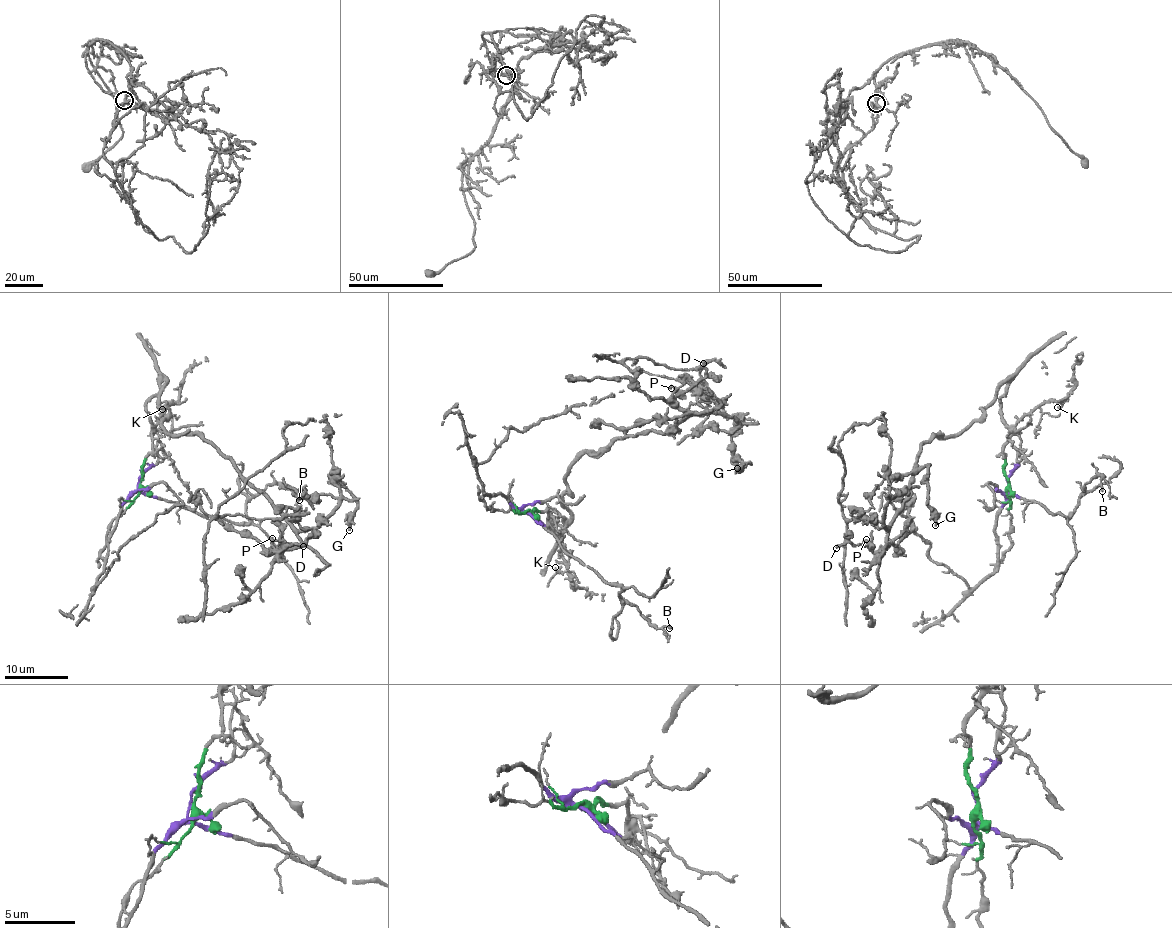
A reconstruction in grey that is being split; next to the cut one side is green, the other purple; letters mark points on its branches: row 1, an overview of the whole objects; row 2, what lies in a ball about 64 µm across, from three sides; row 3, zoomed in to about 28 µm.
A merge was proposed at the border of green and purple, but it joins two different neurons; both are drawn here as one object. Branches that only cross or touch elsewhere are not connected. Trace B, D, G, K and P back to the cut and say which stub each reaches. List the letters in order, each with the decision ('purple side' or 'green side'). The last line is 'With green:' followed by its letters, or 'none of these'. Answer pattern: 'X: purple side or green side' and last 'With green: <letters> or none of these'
B: purple side
D: green side
G: green side
K: green side
P: green side
With green: D, G, K, P

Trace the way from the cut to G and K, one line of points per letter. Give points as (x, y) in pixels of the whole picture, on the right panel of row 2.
G: (1008, 485), (1007, 380), (982, 414), (921, 444), (888, 529), (890, 485), (927, 465), (934, 526)
K: (1008, 485), (1003, 451), (1009, 432), (1025, 415), (1045, 402), (1057, 402), (1061, 405), (1057, 407)

